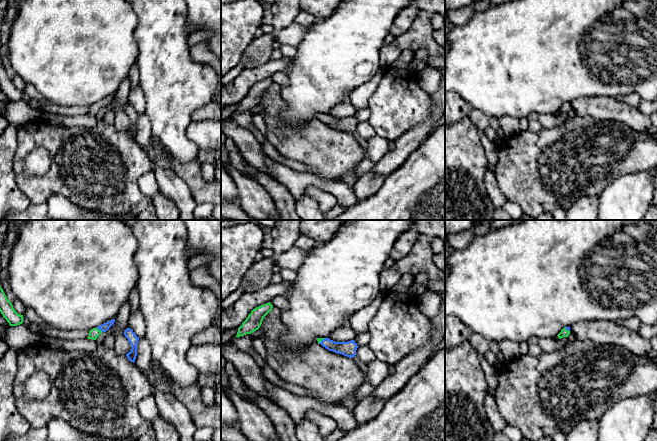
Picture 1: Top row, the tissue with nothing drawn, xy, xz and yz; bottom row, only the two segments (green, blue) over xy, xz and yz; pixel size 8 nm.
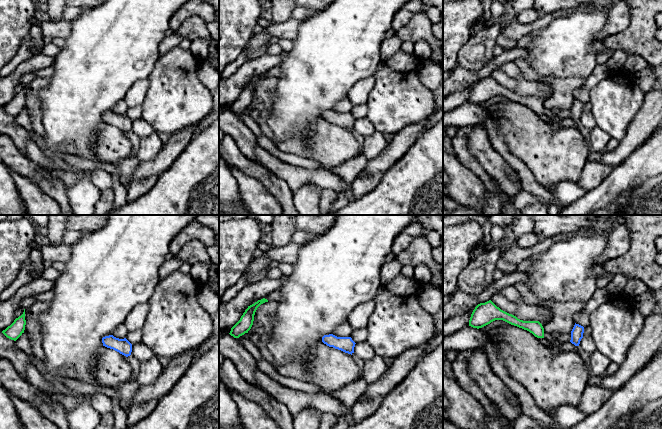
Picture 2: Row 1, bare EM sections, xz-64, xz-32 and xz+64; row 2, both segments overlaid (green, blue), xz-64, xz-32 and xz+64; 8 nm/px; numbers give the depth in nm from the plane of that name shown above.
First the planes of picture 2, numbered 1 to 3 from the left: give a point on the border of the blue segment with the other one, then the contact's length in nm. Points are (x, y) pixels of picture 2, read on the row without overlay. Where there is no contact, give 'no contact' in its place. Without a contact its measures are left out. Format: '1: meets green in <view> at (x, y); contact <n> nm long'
1: no contact
2: no contact
3: no contact

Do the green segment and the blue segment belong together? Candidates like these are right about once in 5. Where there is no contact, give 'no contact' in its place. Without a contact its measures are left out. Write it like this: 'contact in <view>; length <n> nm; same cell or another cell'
contact in xy; length 60 nm; same cell

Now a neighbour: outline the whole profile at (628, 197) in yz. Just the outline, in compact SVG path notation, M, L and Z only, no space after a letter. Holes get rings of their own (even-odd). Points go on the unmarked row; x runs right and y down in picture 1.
M648 171L616 178L598 196L598 220L641 220L651 206L654 190Z

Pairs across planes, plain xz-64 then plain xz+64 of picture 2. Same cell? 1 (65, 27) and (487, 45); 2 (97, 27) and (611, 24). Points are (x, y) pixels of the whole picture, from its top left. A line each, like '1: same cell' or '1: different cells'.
1: different cells
2: different cells

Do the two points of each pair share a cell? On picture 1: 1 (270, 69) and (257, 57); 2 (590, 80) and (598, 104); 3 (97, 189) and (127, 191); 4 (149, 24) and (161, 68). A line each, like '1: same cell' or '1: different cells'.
1: different cells
2: different cells
3: same cell
4: same cell

